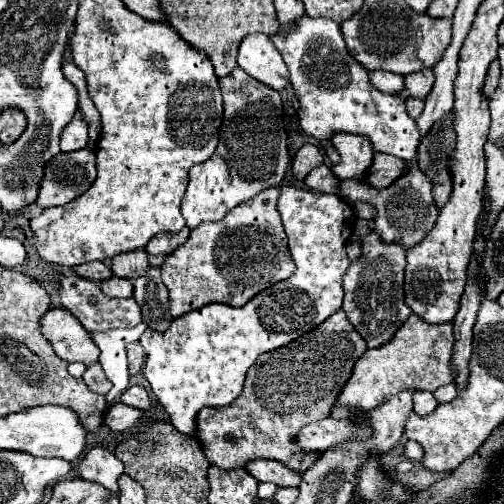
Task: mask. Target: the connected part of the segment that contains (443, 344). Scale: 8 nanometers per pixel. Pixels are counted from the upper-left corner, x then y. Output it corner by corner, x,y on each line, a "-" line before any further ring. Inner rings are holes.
411,314
397,330
393,340
381,348
367,350
353,368
349,382
343,386
341,394
337,396
337,406
353,406
363,412
377,408
379,404
387,402
393,394
401,390
427,390
433,392
439,386
445,386
453,380
453,372
449,366
453,354
453,324
427,324

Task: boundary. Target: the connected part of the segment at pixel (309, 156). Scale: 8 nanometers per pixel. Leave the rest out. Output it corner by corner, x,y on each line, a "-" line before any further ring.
305,144
293,158
293,164
291,164
291,170
293,170
293,176
297,178
297,182
303,182
305,176
323,162
323,154
319,152
317,146
313,144

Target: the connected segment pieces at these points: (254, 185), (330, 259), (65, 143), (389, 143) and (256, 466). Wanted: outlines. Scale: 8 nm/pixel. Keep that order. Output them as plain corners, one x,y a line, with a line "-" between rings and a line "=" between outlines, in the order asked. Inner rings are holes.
239,66
225,78
219,78
219,86
223,92
223,102
225,102
225,116
223,116
221,134
219,134
219,146
207,162
201,162
191,168
189,186
181,204
181,212
189,228
195,228
207,220
221,220
237,204
249,200
251,196
255,196
257,192
265,188
277,186
283,180
285,170
289,166
287,134
283,128
283,106
281,106
279,92
257,82
255,78
245,74
245,70
241,70
=
281,186
281,198
277,204
281,214
285,234
289,238
289,252
297,270
291,278
269,286
251,298
245,306
229,306
229,304
209,304
201,310
193,310
175,318
167,332
147,330
141,336
141,346
147,354
145,362
145,378
151,384
153,394
161,402
161,406
171,416
171,424
183,434
195,434
195,416
203,406
229,406
243,390
245,374
255,364
255,360
271,350
277,350
301,334
317,328
331,314
335,314
343,306
343,286
341,278
349,268
349,260
345,254
345,244
353,230
353,208
335,194
317,194
307,192
297,186
=
77,110
73,120
61,132
61,150
63,152
73,152
73,150
85,148
87,140
89,140
87,132
89,132
89,124
87,124
85,118
81,118
81,112
=
303,16
293,32
285,36
273,34
271,40
289,68
289,80
301,104
299,124
309,136
329,140
333,132
353,132
367,136
375,152
417,162
421,134
415,120
407,116
405,102
399,94
383,94
369,82
367,70
347,52
337,22
=
253,460
253,462
245,464
245,470
257,482
273,482
277,486
293,486
293,488
297,488
301,482
299,472
295,472
275,460

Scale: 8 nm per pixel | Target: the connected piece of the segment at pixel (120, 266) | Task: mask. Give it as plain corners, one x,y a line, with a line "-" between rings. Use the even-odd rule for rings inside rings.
135,250
135,252
127,252
127,254
117,254
111,260
111,270
115,276
119,278
127,278
127,280
135,280
141,274
145,274
145,270
149,270
149,262
147,262
147,252

